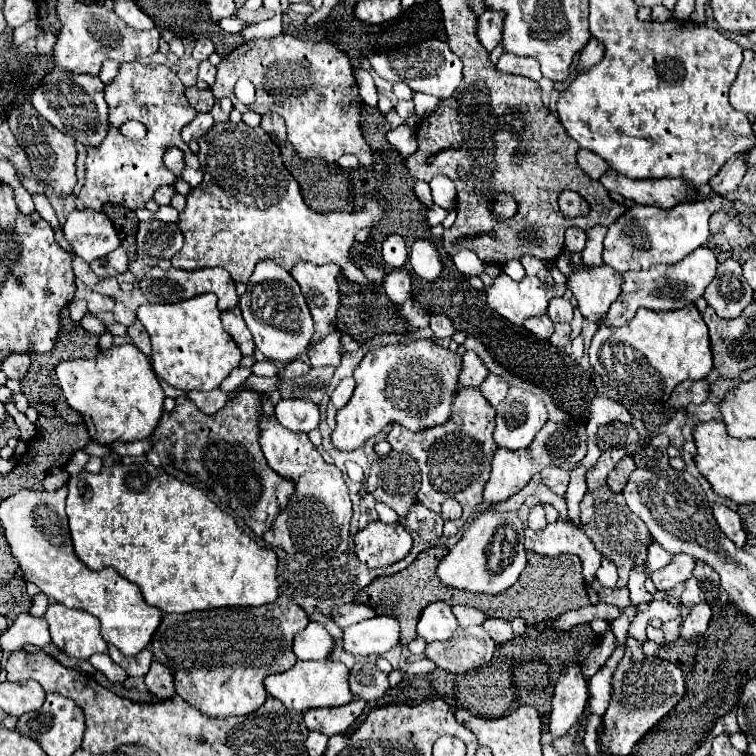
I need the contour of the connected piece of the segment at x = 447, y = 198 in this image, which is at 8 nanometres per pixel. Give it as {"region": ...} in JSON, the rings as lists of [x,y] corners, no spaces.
{"region":[[[436,175],[430,181],[430,187],[432,187],[432,197],[434,197],[436,205],[444,207],[446,211],[452,211],[456,207],[456,189],[448,177]]]}

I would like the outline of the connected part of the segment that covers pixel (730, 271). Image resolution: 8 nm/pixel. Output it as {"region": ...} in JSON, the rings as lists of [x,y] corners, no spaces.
{"region":[[[726,259],[718,265],[714,281],[704,291],[704,299],[724,319],[734,319],[754,301],[754,291],[744,281],[742,267],[736,259]]]}

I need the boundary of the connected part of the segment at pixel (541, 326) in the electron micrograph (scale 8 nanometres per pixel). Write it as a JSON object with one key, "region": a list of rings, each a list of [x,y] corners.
{"region":[[[540,315],[540,317],[532,317],[528,321],[524,321],[524,327],[534,333],[538,339],[550,339],[550,335],[554,333],[554,323],[546,317],[546,315]]]}

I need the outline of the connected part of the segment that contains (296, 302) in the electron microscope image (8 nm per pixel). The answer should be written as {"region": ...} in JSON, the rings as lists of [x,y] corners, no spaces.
{"region":[[[260,261],[256,265],[238,307],[250,333],[254,335],[256,349],[260,349],[268,361],[286,365],[294,361],[300,353],[304,353],[310,345],[310,339],[314,335],[310,309],[294,277],[288,271],[280,269],[274,261]]]}

